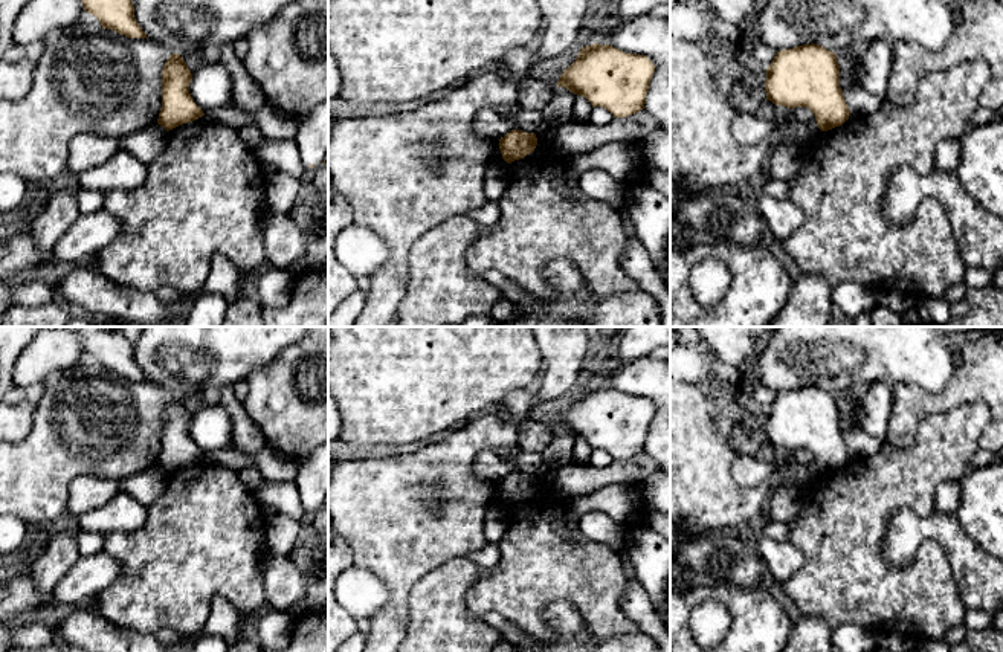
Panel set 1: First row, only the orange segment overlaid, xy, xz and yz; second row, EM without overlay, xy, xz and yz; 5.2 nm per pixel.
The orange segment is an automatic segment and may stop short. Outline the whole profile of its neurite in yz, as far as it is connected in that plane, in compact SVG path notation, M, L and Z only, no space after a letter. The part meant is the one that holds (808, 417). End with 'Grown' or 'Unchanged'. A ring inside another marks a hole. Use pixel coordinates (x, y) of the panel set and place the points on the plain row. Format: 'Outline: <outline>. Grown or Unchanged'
Outline: M803 386L779 392L766 411L766 441L788 450L806 449L821 473L843 467L849 458L849 449L840 431L840 408L837 397L820 386Z. Unchanged

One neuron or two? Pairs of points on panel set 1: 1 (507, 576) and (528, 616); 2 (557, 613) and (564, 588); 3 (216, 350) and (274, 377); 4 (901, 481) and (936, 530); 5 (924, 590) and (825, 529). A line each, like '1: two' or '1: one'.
1: one
2: two
3: two
4: two
5: one

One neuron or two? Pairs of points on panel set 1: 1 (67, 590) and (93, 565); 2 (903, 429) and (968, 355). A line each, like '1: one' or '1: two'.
1: one
2: one

